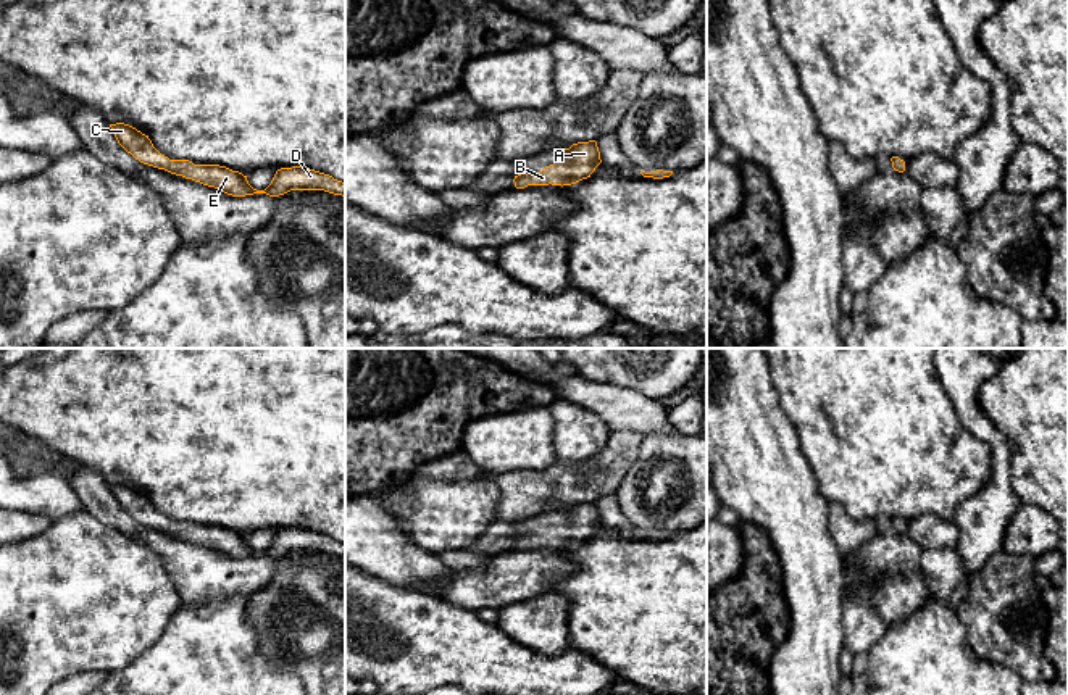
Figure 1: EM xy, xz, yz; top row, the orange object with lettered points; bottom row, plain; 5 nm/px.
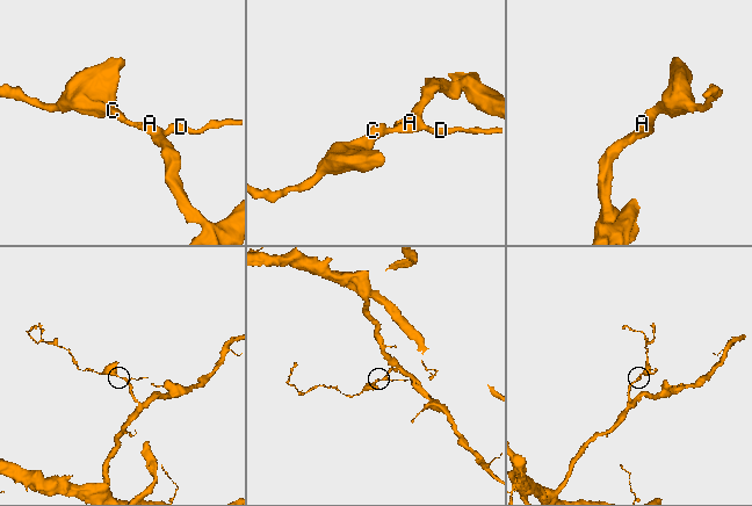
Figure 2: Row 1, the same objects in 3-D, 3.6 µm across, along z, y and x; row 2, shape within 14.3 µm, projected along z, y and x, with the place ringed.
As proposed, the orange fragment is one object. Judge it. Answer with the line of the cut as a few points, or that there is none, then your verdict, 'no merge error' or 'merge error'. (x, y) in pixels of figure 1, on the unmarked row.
cut none; no merge error

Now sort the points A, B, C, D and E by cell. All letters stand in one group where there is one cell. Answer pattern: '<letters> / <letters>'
A B C D E

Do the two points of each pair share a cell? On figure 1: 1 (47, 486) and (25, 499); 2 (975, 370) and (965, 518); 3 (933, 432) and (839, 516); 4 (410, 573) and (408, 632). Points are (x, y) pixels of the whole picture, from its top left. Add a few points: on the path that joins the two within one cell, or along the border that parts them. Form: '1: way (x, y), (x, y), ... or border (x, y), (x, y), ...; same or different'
1: way (42, 491), (37, 495), (29, 495); same
2: way (968, 407), (968, 413), (1001, 449), (999, 482); same
3: border (830, 502), (838, 502), (854, 518), (873, 520); different
4: border (375, 576), (389, 584), (442, 599); different

